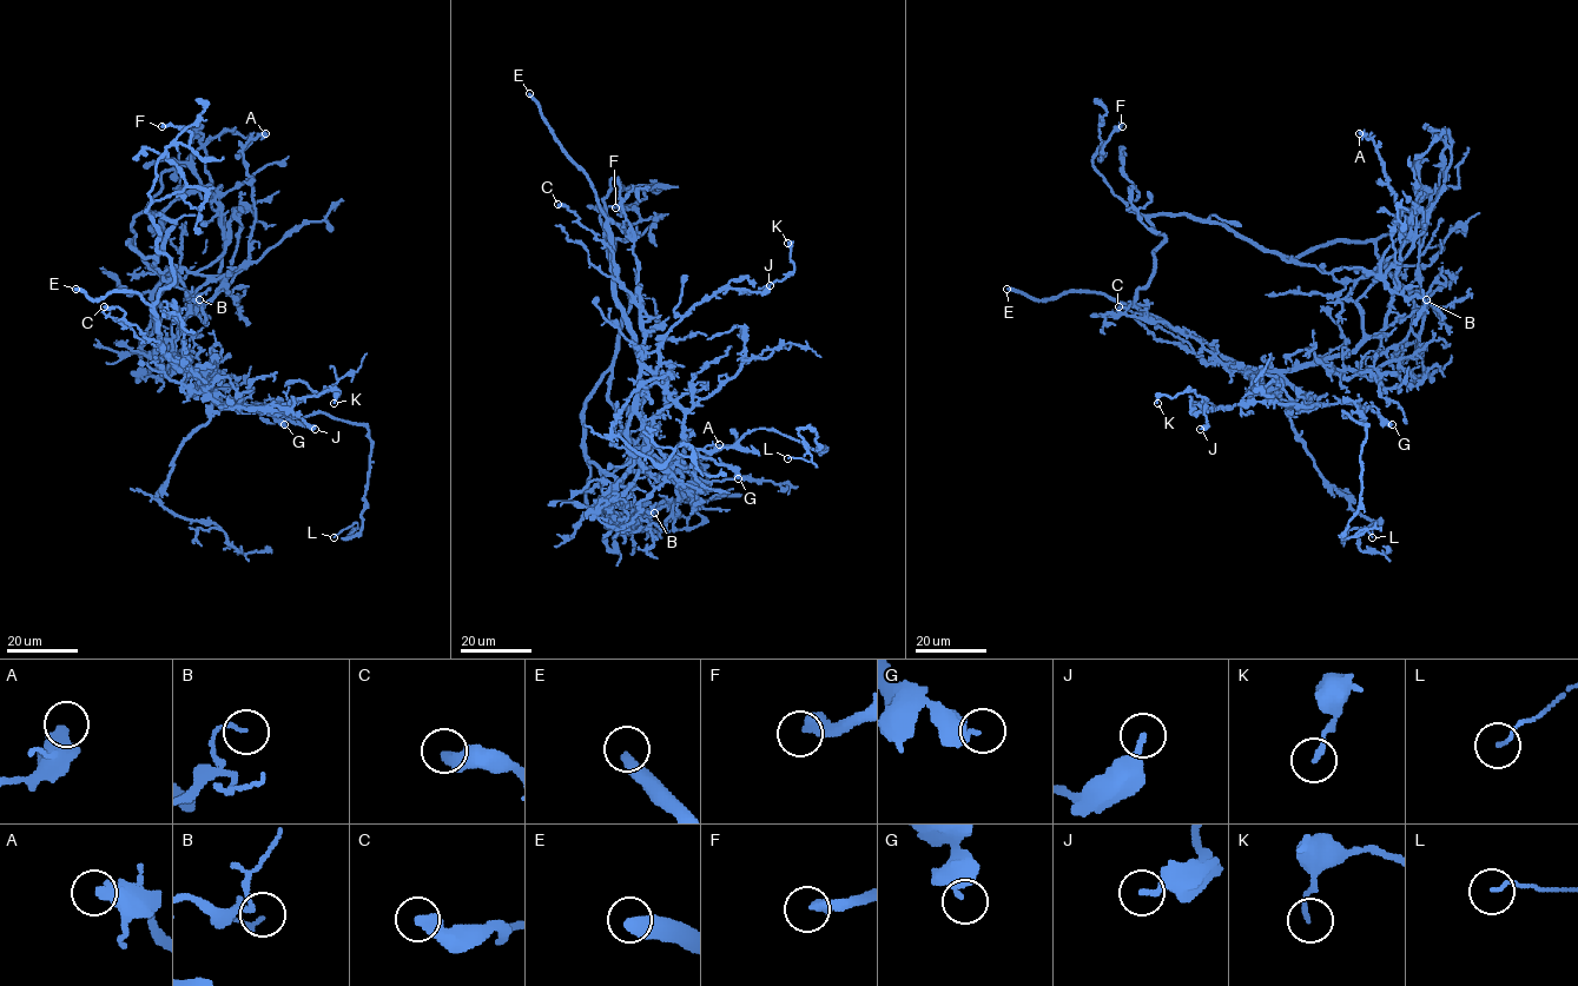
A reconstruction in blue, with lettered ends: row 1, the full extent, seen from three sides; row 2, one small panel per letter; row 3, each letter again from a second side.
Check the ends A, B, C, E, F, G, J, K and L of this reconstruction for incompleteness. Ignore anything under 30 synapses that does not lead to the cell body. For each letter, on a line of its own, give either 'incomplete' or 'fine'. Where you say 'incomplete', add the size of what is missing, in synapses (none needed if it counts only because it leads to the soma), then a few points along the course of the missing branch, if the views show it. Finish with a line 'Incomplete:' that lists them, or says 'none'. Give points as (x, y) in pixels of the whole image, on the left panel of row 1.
A: fine
B: fine
C: fine
E: incomplete
F: incomplete; 40 synapses; course (162, 126), (137, 126), (121, 118), (88, 87), (100, 84)
G: fine
J: fine
K: fine
L: fine
Incomplete: E, F

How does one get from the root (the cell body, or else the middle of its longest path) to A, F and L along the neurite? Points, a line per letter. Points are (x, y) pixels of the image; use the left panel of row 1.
A: (185, 372), (172, 353), (179, 325), (248, 260), (256, 209), (242, 150), (265, 133)
F: (185, 372), (162, 346), (153, 304), (175, 275), (145, 211), (158, 159), (191, 133), (162, 126)
L: (185, 372), (219, 405), (292, 417), (324, 412), (368, 429), (363, 527), (344, 538), (354, 523), (334, 537)

